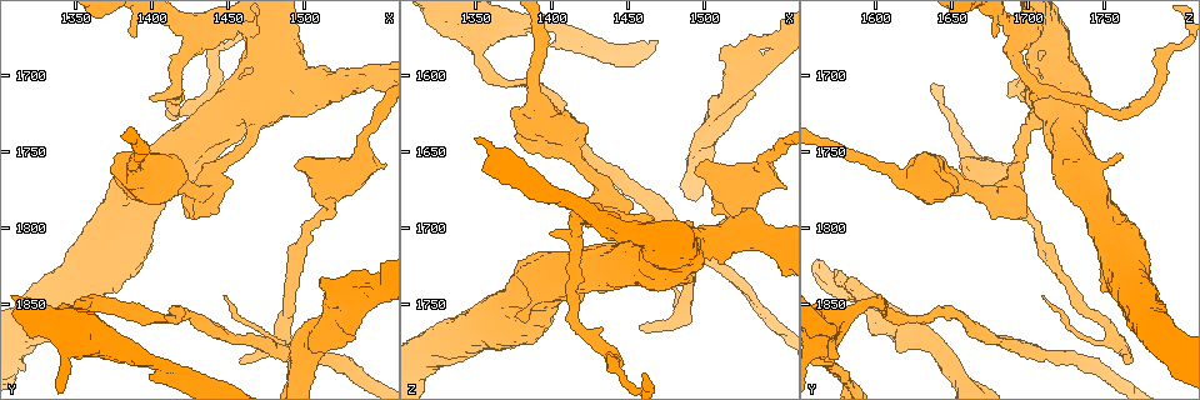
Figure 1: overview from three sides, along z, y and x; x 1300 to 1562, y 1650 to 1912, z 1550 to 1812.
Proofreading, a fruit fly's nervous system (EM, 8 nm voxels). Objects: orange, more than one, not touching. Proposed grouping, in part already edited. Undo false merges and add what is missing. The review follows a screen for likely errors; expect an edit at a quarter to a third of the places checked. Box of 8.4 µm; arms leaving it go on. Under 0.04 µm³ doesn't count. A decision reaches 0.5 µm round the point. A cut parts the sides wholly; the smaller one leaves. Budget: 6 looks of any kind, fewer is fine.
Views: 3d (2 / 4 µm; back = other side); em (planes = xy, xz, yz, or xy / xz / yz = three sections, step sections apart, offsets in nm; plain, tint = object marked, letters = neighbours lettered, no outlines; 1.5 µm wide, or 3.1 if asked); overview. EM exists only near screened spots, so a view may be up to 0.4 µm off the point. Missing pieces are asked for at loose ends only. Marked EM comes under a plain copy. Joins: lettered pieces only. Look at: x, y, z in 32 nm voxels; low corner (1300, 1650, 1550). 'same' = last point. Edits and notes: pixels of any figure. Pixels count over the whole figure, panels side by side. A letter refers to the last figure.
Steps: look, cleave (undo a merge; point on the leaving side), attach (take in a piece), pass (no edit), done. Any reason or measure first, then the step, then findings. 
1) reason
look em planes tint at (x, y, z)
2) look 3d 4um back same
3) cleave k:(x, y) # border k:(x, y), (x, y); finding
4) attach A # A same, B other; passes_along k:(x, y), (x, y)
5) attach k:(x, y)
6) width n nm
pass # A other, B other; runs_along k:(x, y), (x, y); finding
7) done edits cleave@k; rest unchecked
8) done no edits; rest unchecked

abrupt turn
look em planes letters at (1358, 1846, 1602)

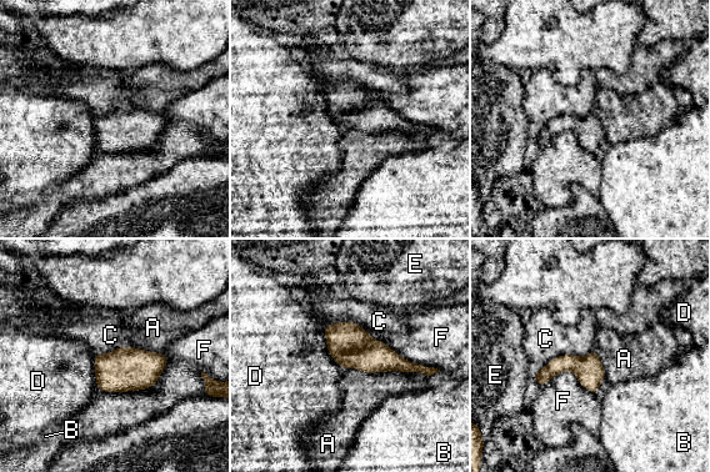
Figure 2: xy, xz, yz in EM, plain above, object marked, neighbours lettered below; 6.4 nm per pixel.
pass # A other, B other, C other, D other, E other, F other; border 2:(323, 327), (354, 321), (381, 341); all the same neuron

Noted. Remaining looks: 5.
an open end
look em xz step 8 letters at (1460, 1890, 1764)

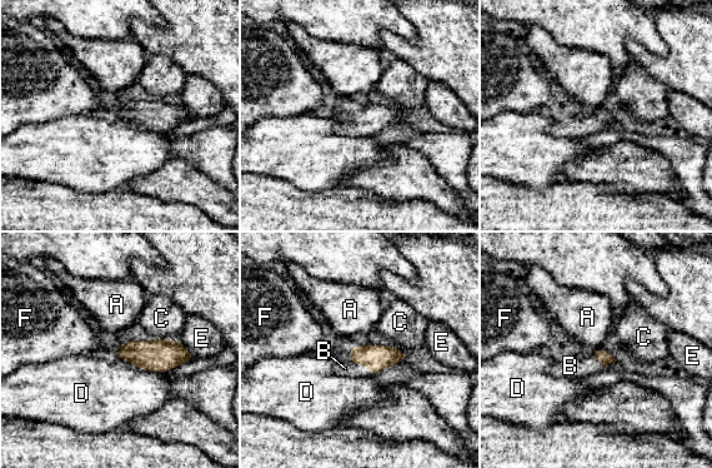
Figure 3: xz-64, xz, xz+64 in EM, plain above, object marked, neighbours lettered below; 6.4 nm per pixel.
look em yz step 8 letters same

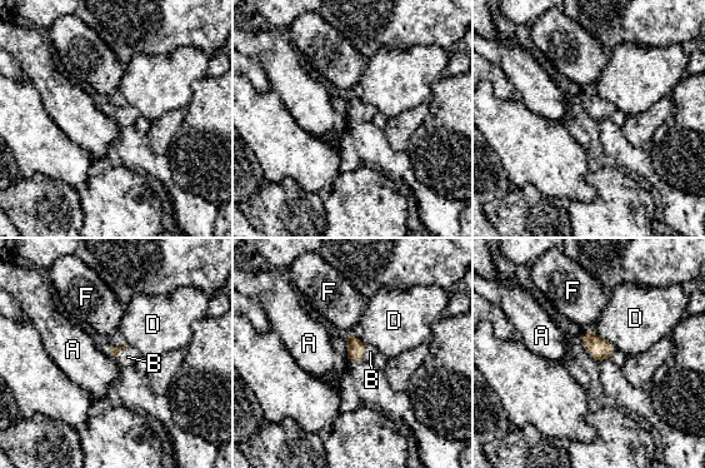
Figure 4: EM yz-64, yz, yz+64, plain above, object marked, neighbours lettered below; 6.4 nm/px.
attach B # A other, B same, D other, F other; passes_along 4:(113, 350), (116, 352), (128, 357); the neuron continues

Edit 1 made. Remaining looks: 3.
look 3d 2um at (1420, 1894, 1574)

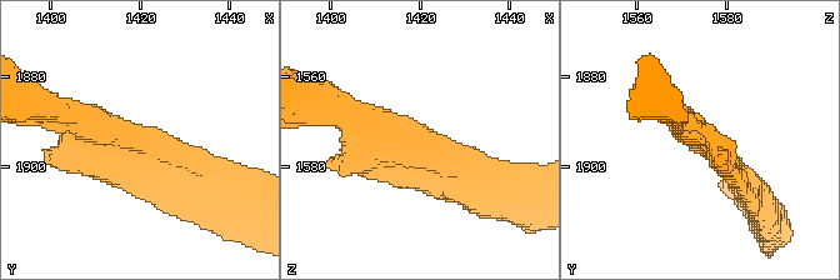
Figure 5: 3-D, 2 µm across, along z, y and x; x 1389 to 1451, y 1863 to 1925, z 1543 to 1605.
shape alone is not enough
look em planes letters at (1419, 1894, 1575)

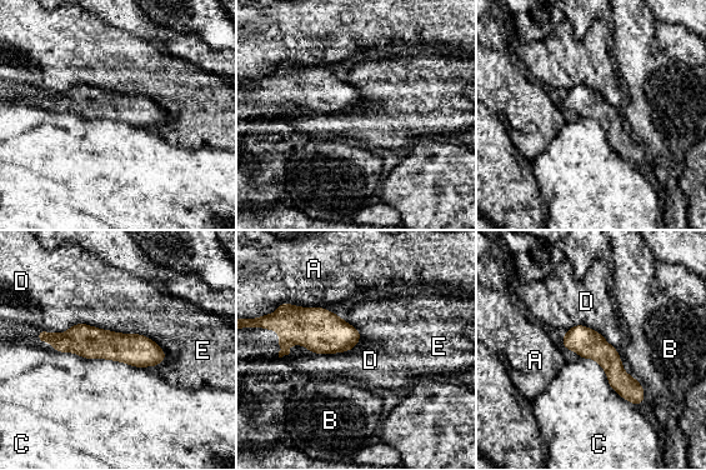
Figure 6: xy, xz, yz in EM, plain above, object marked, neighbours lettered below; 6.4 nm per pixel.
longest_contact D 700 nm
pass # A other, B other, C other, D other, E other; runs_along 6:(48, 336), (163, 355); one neuron here

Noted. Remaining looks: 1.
done edits attach@4; rest unchecked

